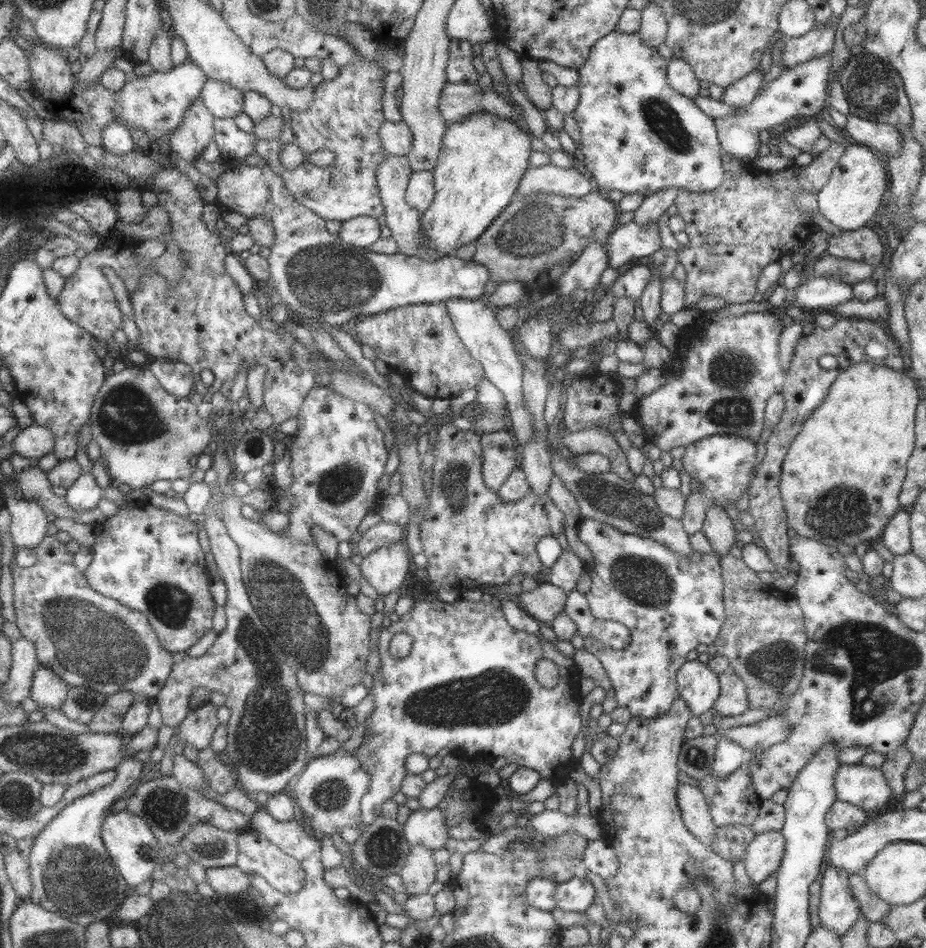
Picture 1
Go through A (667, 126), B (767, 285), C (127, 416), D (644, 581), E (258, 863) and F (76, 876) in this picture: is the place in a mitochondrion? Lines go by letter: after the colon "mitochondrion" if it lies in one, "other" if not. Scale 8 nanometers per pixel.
A: mitochondrion
B: other
C: mitochondrion
D: mitochondrion
E: other
F: mitochondrion

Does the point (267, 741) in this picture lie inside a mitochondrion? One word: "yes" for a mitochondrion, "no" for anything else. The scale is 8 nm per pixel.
yes

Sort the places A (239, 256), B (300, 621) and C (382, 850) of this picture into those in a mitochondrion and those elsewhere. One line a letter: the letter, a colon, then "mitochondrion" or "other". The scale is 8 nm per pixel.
A: other
B: mitochondrion
C: mitochondrion

